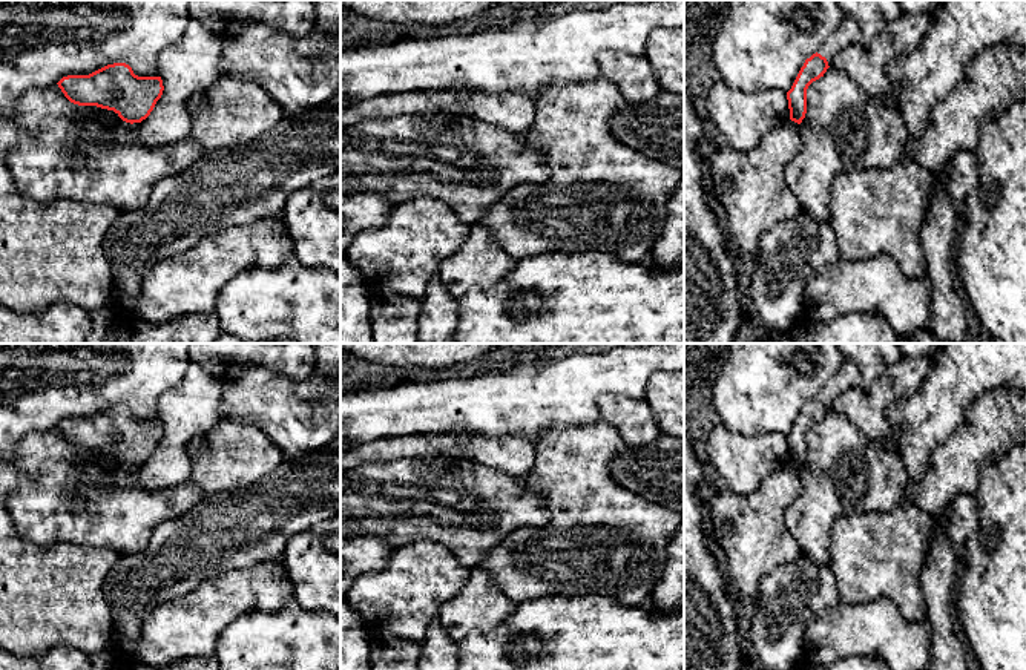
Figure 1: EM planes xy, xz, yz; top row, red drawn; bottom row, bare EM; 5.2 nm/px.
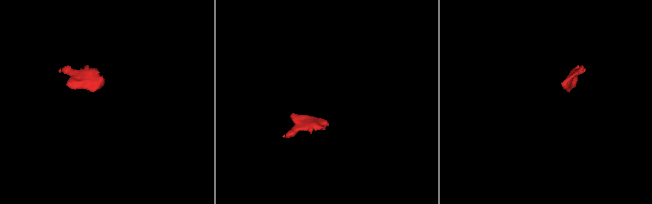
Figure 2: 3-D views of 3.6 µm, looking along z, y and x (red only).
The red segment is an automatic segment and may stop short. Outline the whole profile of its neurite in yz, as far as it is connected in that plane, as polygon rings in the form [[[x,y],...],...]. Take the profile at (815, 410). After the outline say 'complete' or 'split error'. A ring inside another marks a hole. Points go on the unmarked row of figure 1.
[[[845,362],[839,373],[828,380],[819,392],[805,403],[791,432],[787,435],[790,463],[801,468],[807,457],[807,432],[824,420],[831,411],[834,399],[851,388],[863,386],[863,379],[856,365]]] | split error

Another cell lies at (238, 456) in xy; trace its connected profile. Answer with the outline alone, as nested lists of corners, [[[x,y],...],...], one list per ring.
[[[219,419],[206,432],[207,449],[192,458],[190,480],[204,497],[250,488],[284,460],[284,454],[261,429]]]

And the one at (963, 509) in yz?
[[[960,492],[951,503],[948,538],[955,546],[965,546],[969,537],[972,537],[978,527],[980,506],[974,492]]]

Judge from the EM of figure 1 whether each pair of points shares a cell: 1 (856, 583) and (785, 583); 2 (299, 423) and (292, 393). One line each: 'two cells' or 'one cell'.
1: two cells
2: one cell

